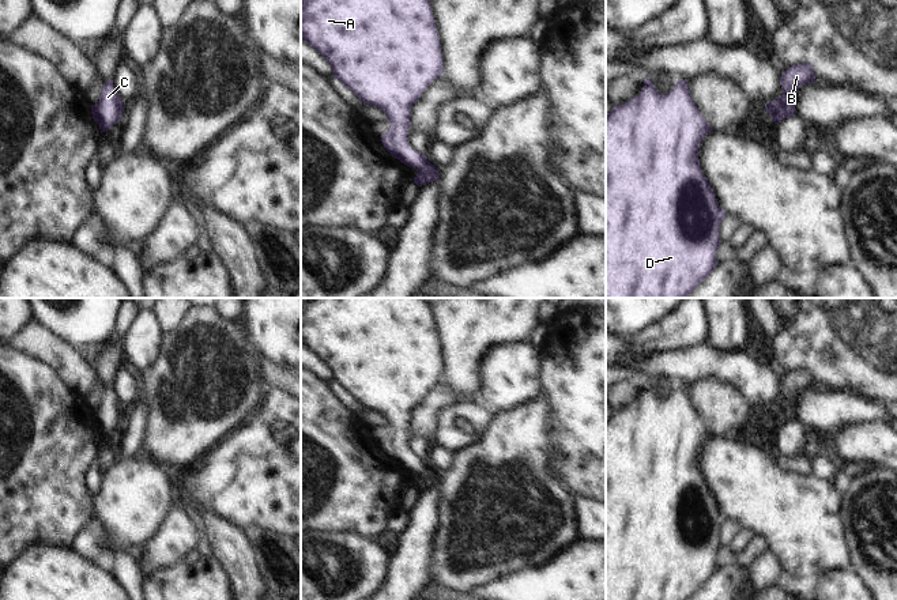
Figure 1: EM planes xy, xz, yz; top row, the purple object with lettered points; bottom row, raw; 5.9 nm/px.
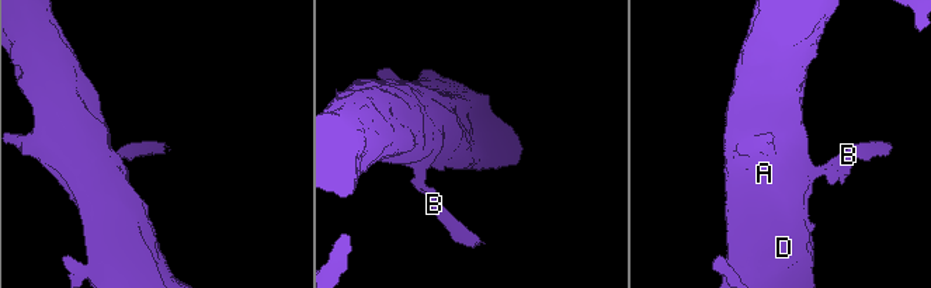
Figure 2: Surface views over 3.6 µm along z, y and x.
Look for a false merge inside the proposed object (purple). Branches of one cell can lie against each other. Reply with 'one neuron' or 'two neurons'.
one neuron

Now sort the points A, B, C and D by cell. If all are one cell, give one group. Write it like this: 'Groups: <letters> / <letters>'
Groups: A B C D.

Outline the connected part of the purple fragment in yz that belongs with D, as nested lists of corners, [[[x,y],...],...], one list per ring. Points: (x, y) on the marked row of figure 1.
[[[648,78],[636,98],[621,106],[613,106],[606,117],[606,298],[687,298],[717,265],[716,250],[721,242],[719,226],[727,212],[719,205],[698,161],[700,144],[711,131],[713,128],[697,109],[683,79],[678,79],[672,91],[663,95]]]

